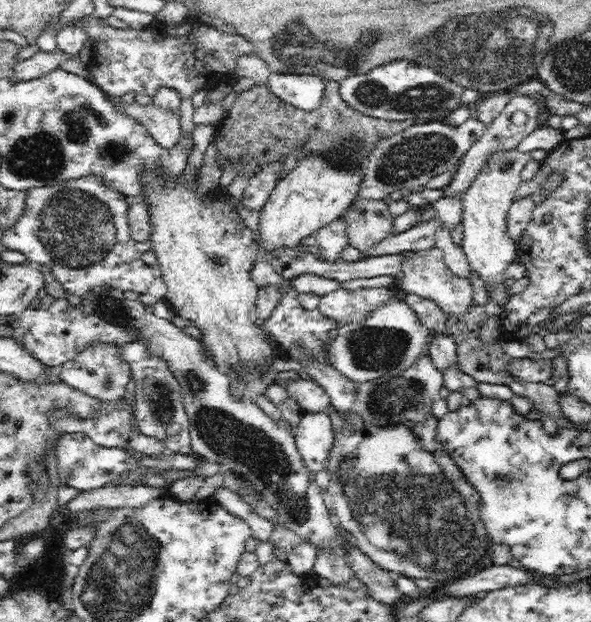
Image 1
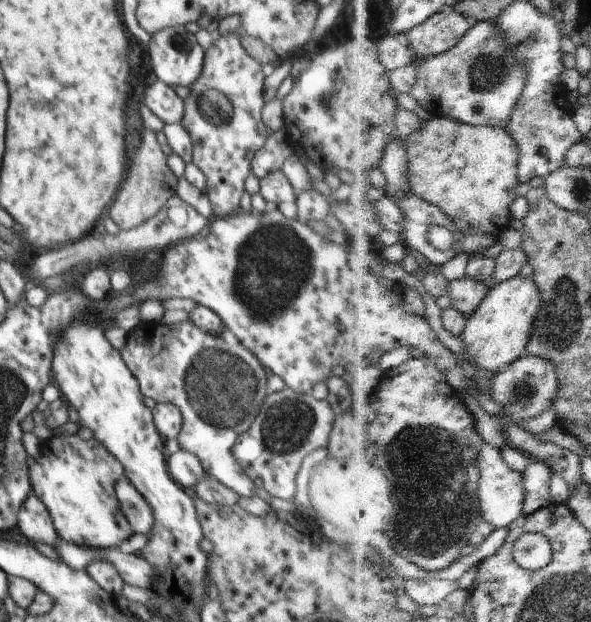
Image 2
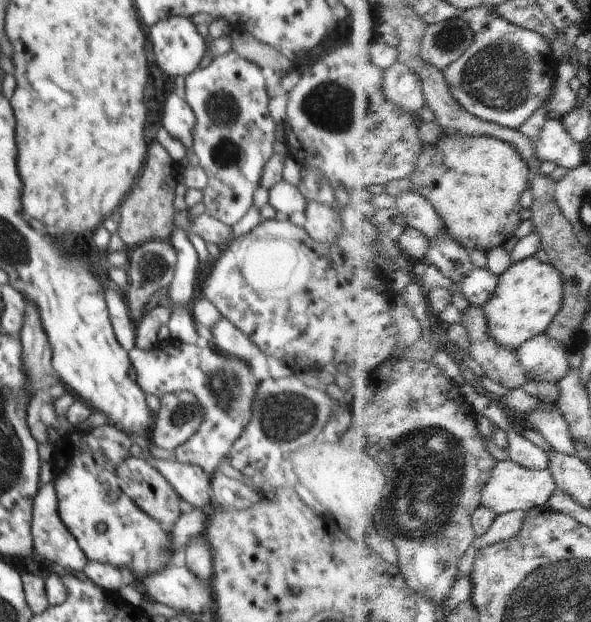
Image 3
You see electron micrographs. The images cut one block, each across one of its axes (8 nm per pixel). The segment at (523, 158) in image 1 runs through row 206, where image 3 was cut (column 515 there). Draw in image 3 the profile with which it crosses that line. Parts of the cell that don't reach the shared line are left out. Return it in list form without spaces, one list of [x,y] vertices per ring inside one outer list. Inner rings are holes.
[[[508,458],[500,461],[494,469],[493,477],[485,488],[483,506],[495,510],[499,516],[520,509],[532,510],[534,507],[548,504],[556,488],[558,488],[557,479],[549,468],[537,471]]]

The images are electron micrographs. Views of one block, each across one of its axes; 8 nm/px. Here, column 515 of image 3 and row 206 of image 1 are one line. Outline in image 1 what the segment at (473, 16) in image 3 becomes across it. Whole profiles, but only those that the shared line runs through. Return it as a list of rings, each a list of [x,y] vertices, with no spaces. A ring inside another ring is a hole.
[[[96,173],[77,176],[76,178],[54,183],[53,185],[27,188],[25,190],[23,211],[10,228],[3,229],[1,242],[6,249],[19,250],[24,253],[27,257],[27,263],[31,265],[46,264],[47,266],[52,267],[54,275],[56,275],[56,279],[64,285],[64,288],[79,297],[86,291],[92,290],[94,285],[100,283],[108,283],[110,286],[120,287],[124,290],[136,291],[140,294],[146,293],[148,288],[156,282],[156,277],[159,273],[157,272],[157,269],[153,269],[146,265],[145,262],[142,261],[141,254],[136,251],[136,241],[132,240],[129,233],[129,224],[127,223],[127,208],[129,205],[126,203],[126,197],[126,194],[120,191],[120,189],[116,189],[116,187],[114,187],[106,177],[102,177],[102,175],[98,175]]]

